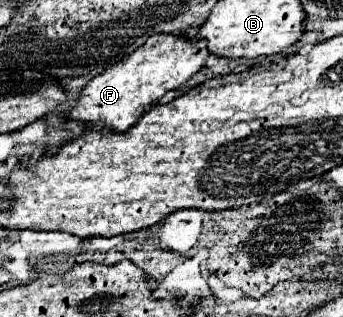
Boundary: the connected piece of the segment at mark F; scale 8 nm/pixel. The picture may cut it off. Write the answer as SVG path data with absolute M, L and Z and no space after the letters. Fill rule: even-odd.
M155 34L133 54L125 56L115 66L107 68L95 76L81 90L79 100L63 116L67 120L77 120L83 124L105 124L113 132L125 132L131 128L147 108L151 108L165 92L177 90L185 84L195 72L203 68L203 62L209 58L207 42L187 40L171 34Z

